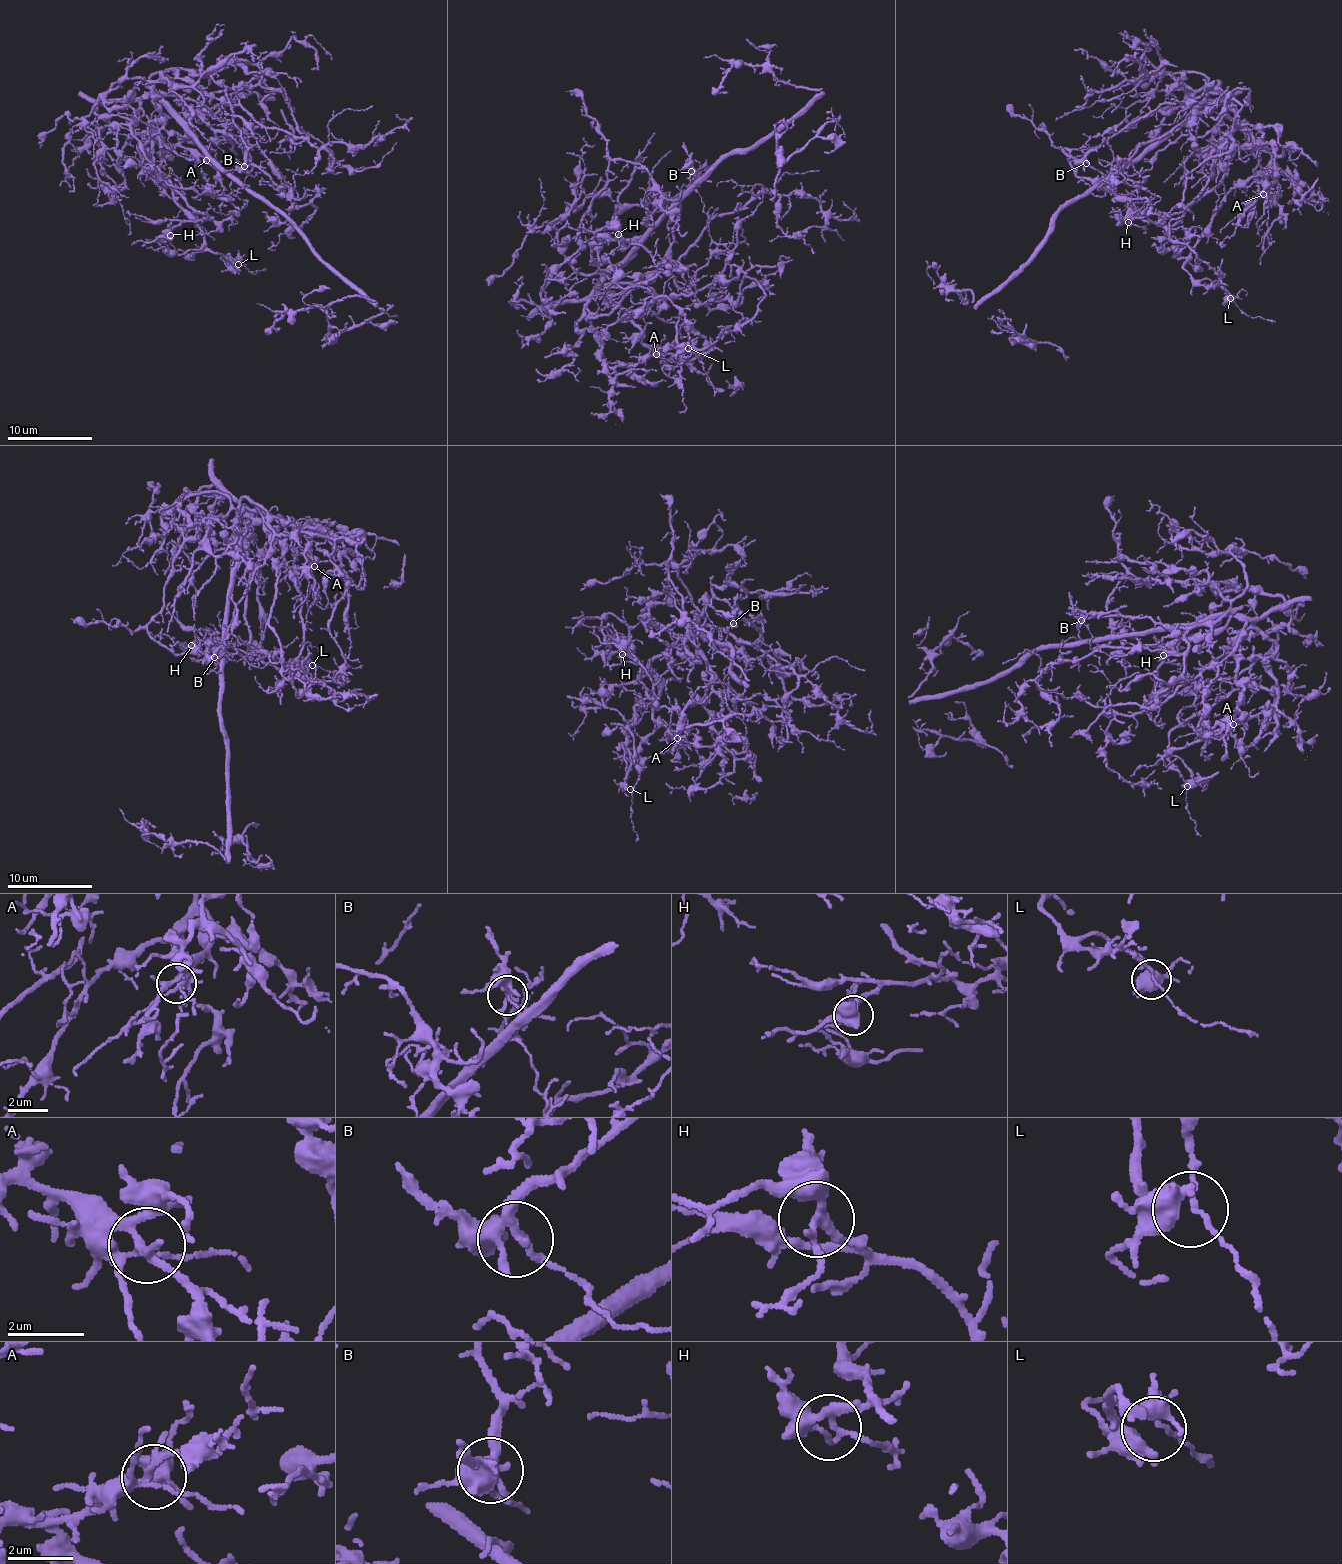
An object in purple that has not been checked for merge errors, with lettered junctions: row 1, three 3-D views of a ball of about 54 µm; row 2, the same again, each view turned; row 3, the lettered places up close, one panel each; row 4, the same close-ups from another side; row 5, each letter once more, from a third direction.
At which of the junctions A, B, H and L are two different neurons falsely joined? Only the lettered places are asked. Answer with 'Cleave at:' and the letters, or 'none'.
Cleave at: none

